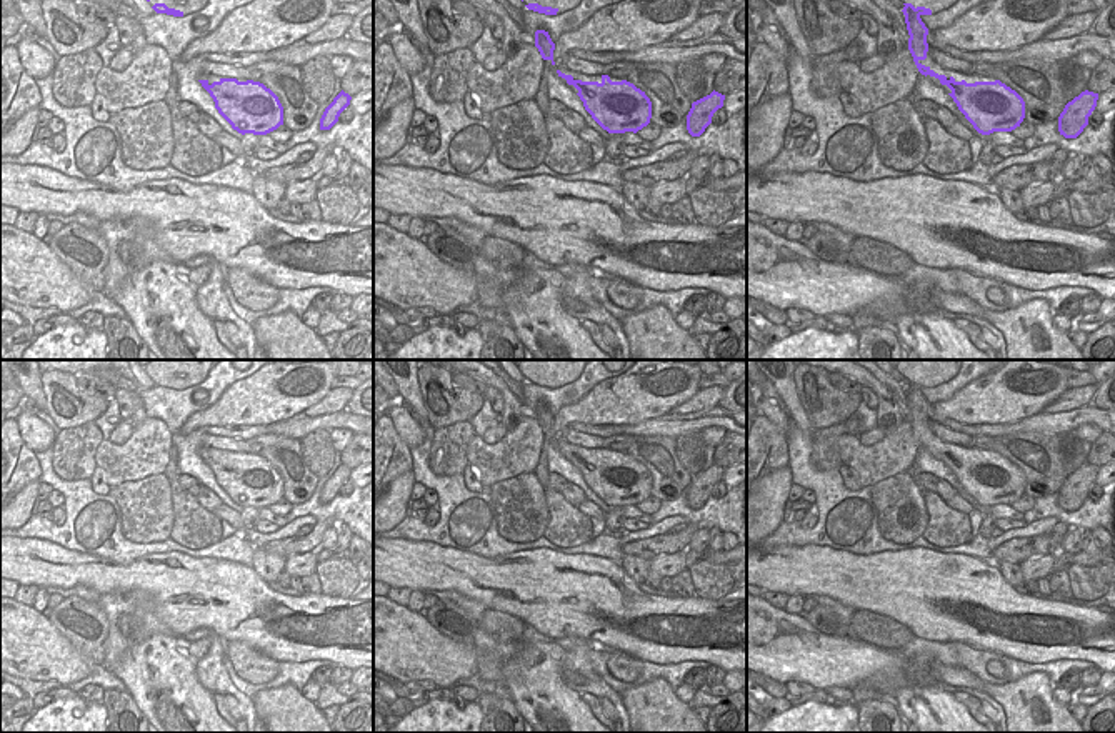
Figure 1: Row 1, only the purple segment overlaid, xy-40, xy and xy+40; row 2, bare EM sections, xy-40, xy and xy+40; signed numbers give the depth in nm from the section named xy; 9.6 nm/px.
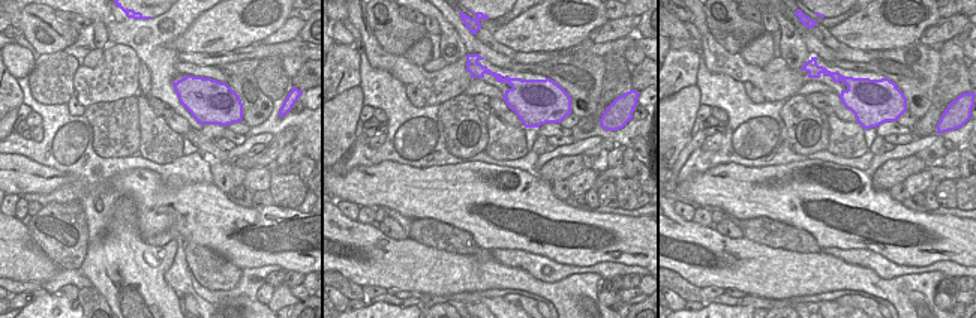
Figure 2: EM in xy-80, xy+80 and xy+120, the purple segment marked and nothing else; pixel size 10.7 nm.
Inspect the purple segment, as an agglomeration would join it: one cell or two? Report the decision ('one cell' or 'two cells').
one cell

